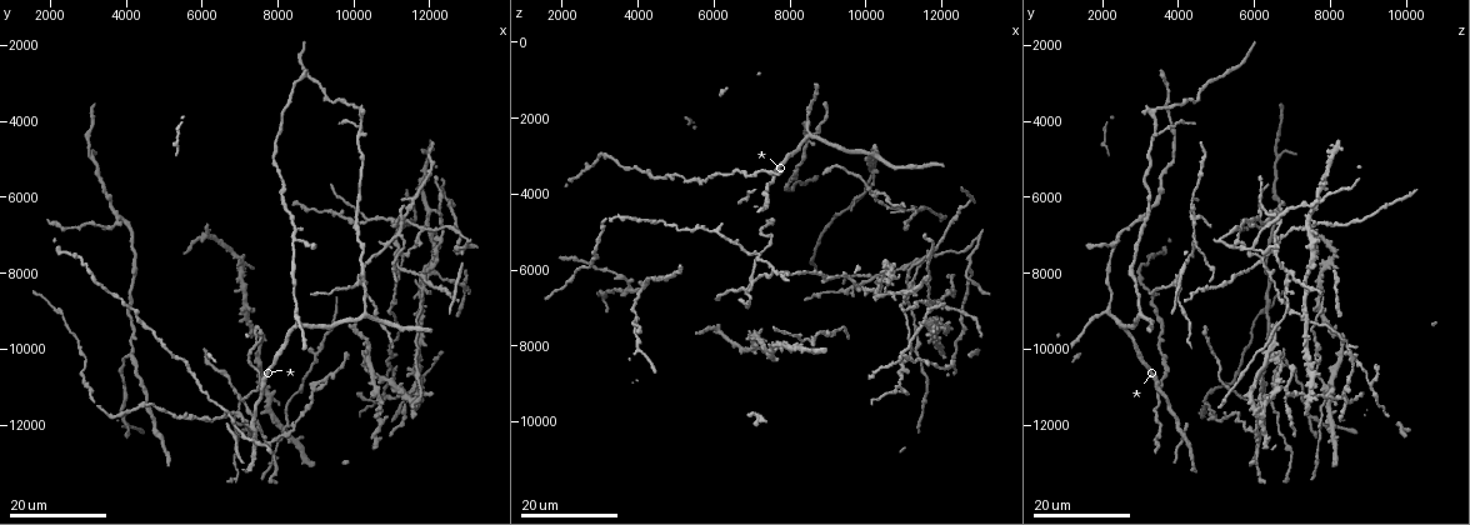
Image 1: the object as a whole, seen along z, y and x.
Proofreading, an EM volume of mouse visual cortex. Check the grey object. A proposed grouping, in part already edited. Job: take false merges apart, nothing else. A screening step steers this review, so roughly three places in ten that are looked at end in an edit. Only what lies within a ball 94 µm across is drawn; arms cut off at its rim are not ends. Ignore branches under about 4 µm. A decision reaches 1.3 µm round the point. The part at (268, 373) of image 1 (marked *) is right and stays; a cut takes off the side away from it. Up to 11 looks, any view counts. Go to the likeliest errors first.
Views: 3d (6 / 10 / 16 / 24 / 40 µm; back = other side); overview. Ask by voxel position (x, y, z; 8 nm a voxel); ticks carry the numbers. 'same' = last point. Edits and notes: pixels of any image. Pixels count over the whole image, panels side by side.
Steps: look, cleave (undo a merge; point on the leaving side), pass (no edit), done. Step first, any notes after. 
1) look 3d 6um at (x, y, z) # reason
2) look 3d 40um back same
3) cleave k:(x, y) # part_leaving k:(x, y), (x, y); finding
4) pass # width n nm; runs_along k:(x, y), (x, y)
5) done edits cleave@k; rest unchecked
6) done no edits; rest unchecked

look 3d 16um at (10150, 4350, 3450) # four or more arms meet

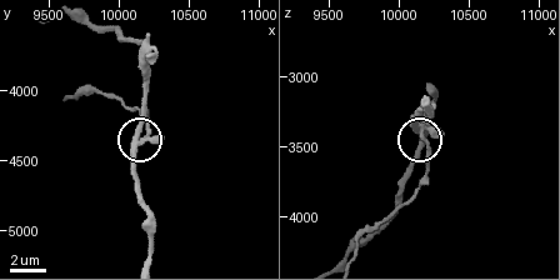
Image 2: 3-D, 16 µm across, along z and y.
look 3d 10um at (10180, 4340, 3440)

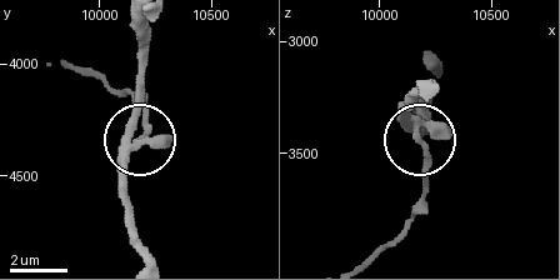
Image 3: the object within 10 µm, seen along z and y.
cleave 3:(150, 133) # arms 4; part_leaving 3:(414, 120), (425, 154), (425, 183), (411, 219), (368, 256); a second cell is stuck on

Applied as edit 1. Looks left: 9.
look overview

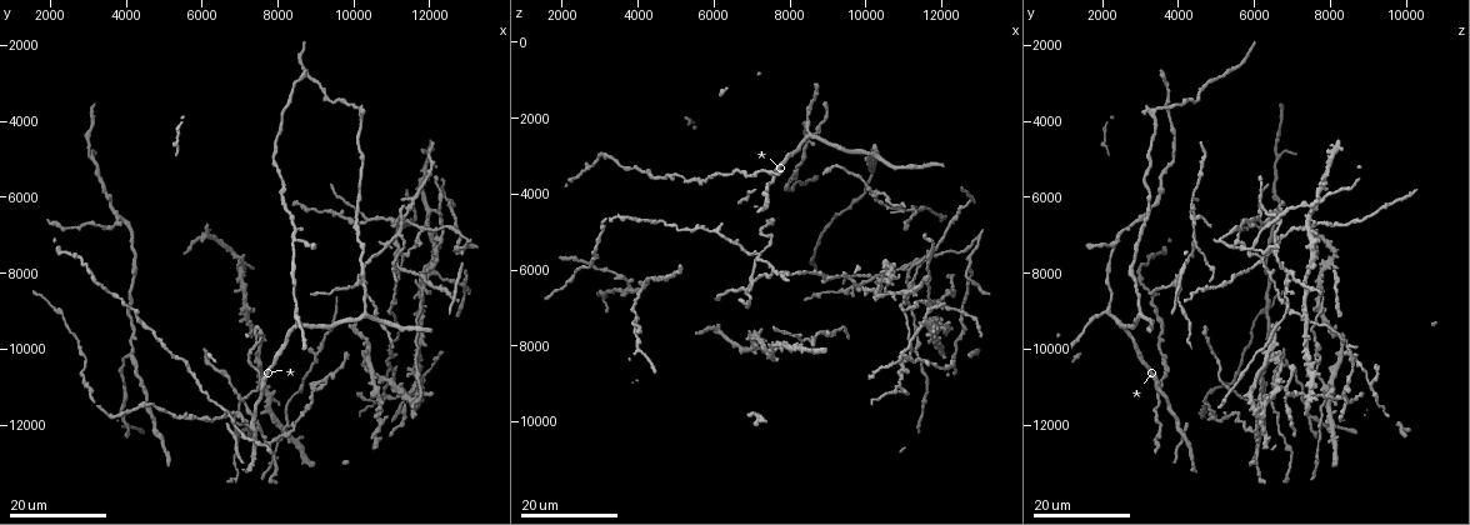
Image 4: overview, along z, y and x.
look 3d 16um at (9450, 9450, 7450) # a narrow waist

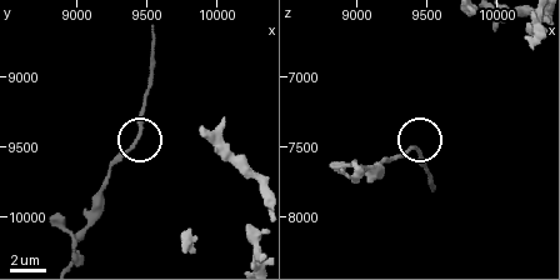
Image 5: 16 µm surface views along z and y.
look 3d 6um at (9440, 9440, 7500)

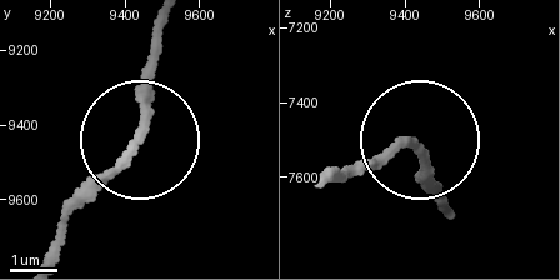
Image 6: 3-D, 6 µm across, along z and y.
pass # width 180 nm; continuous, no second cell

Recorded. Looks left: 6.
look 3d 16um at (8200, 12100, 7750) # branch point

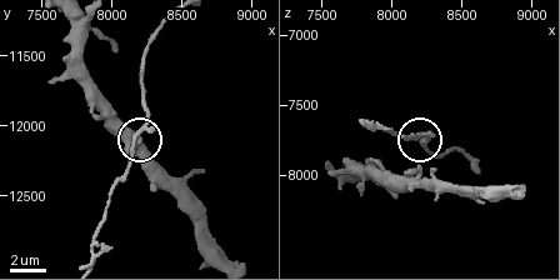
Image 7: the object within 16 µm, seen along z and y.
look 3d 10um same

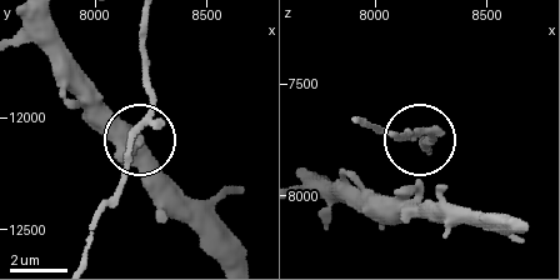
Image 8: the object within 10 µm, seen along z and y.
pass # arms 3; continuous, no second cell

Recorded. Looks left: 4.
look 3d 16um at (6050, 11900, 5000) # three arms meet

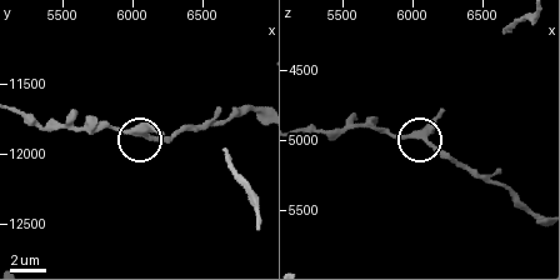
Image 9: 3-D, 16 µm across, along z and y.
look 3d 6um at (6100, 11880, 5000)

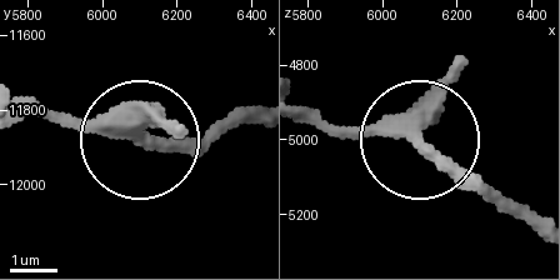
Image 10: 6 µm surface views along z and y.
pass # arms 3; all the same cell

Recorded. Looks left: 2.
look 3d 16um at (8550, 9350, 2400) # a fork

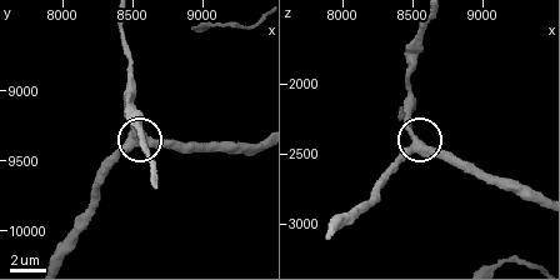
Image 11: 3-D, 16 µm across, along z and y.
look 3d 6um same # zoom in

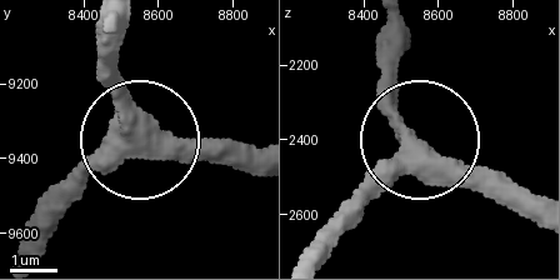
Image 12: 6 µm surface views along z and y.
pass # width 440 nm; runs_along 12:(21, 255), (136, 131), (105, 56); continuous, no second cell

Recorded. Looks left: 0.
done edits cleave@3; rest unchecked

